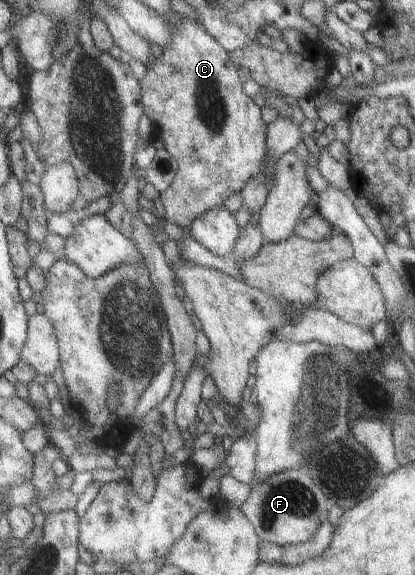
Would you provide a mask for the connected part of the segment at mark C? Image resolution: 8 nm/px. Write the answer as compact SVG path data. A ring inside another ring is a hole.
M189 17L180 27L172 25L172 30L172 45L165 48L163 55L149 65L147 75L141 81L146 115L155 121L160 139L180 163L175 183L162 192L161 199L166 205L165 219L189 229L210 209L223 206L231 195L243 191L254 177L261 176L262 181L265 180L270 187L278 160L269 155L268 139L265 139L268 125L261 119L261 107L245 93L239 68L233 63L231 52L201 22Z

